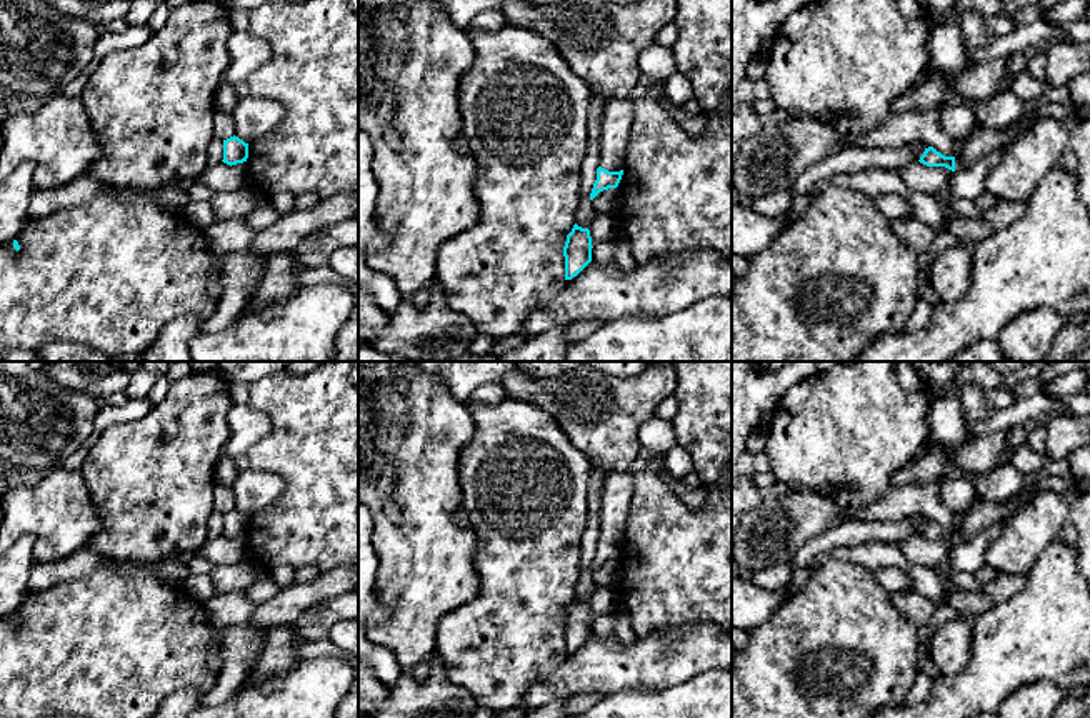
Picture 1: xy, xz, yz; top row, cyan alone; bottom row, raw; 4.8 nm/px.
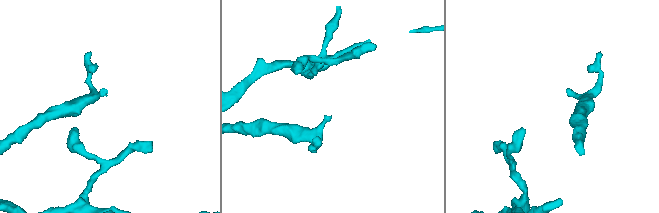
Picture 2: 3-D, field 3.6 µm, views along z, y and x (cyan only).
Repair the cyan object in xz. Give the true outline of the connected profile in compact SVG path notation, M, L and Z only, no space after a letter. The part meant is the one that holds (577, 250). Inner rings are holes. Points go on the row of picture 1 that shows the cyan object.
M575 223L563 247L565 280L577 277L592 262L592 248L590 230Z

